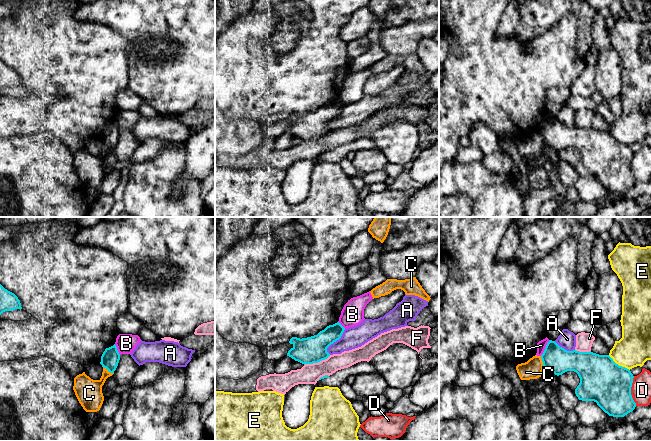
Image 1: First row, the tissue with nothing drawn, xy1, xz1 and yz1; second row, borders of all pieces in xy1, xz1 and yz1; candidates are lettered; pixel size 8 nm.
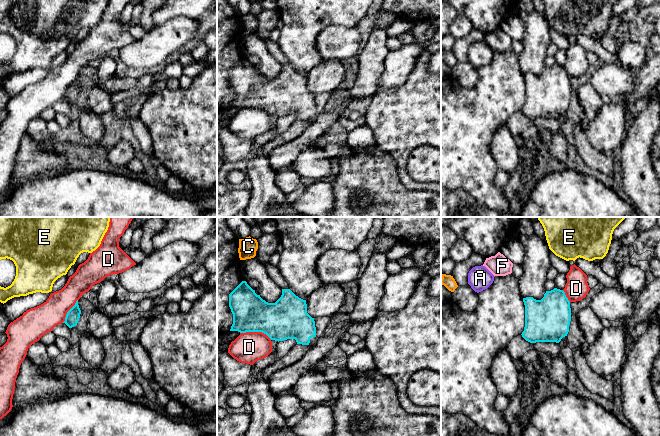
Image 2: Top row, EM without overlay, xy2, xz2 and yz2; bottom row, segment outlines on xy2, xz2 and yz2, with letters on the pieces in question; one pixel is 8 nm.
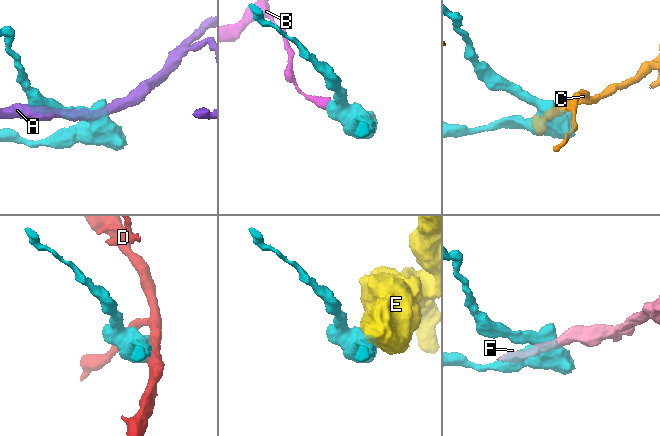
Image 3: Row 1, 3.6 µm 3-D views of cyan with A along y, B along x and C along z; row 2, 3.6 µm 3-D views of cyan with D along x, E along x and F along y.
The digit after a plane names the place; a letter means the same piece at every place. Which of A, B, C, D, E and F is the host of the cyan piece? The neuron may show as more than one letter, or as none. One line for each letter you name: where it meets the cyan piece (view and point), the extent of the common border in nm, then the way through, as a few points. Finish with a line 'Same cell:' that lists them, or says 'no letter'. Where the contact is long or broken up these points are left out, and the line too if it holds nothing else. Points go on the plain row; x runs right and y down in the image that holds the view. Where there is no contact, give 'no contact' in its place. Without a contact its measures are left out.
Same cell: no letter

